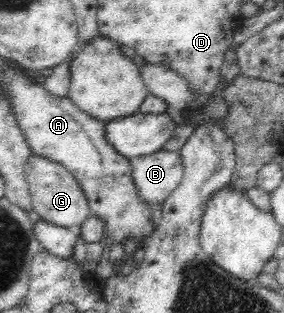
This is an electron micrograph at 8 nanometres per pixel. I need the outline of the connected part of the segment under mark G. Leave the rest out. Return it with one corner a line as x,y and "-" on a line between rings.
32,154
25,162
25,179
32,197
32,208
46,222
77,229
79,224
82,224
91,214
82,187
72,173
59,162
52,162
49,158

